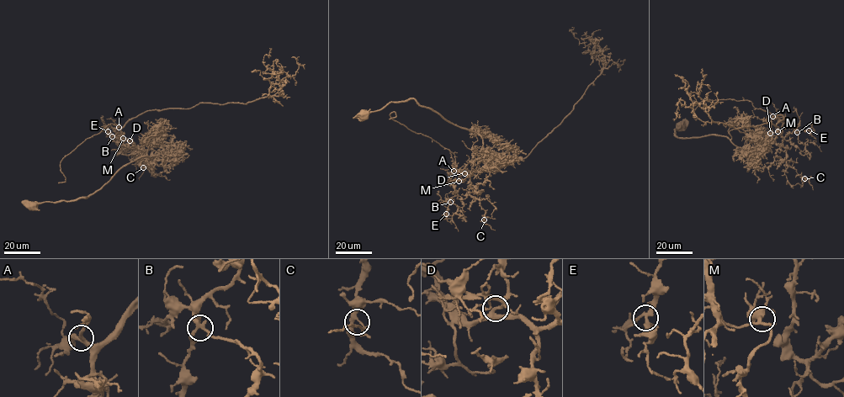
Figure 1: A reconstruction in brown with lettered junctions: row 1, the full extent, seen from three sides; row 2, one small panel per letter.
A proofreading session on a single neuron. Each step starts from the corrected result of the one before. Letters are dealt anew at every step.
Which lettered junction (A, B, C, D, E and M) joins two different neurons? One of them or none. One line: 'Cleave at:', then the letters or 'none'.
Cleave at: D

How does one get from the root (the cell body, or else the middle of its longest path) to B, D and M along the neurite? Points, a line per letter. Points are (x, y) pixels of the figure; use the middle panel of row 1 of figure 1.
B: (364, 114), (414, 98), (477, 133), (480, 150), (465, 172), (453, 172), (455, 194), (450, 202)
D: (364, 114), (380, 110), (390, 102), (414, 98), (454, 124), (476, 132), (483, 146), (464, 173)
M: (364, 114), (390, 102), (414, 98), (476, 132), (483, 146), (459, 181)

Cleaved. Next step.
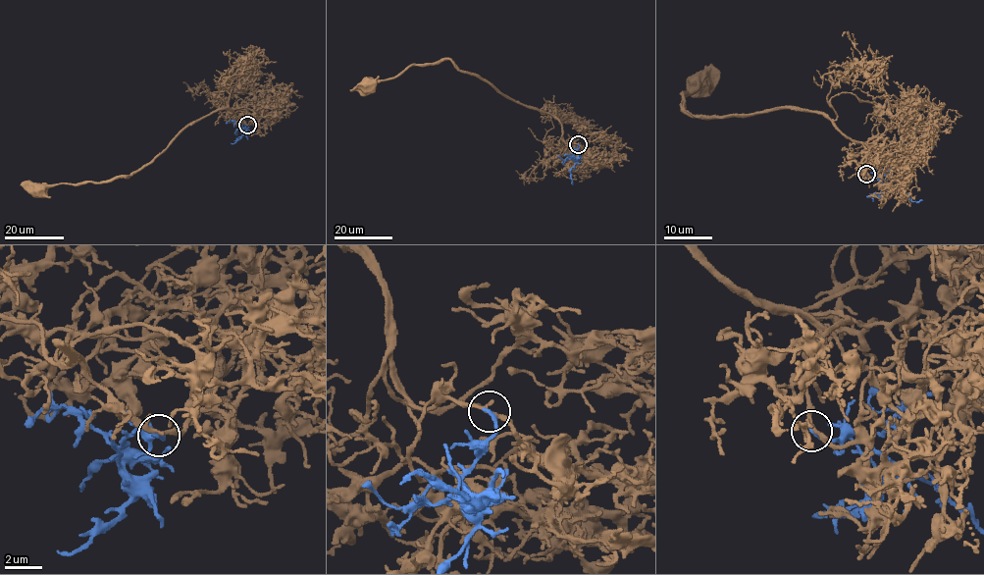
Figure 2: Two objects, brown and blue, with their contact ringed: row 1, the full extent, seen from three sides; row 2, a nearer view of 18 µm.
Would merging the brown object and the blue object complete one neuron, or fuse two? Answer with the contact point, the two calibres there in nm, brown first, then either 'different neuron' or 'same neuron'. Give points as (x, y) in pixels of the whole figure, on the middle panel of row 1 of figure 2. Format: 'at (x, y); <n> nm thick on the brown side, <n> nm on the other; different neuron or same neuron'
at (578, 144); 190 nm thick on the brown side, 200 nm on the other; same neuron

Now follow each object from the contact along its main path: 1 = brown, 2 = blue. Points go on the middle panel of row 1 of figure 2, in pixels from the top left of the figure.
1: (578, 144), (563, 139), (562, 126), (554, 116), (515, 101), (448, 59), (410, 65), (393, 78), (369, 85)
2: (578, 144), (574, 155), (576, 163), (570, 171), (573, 184)

